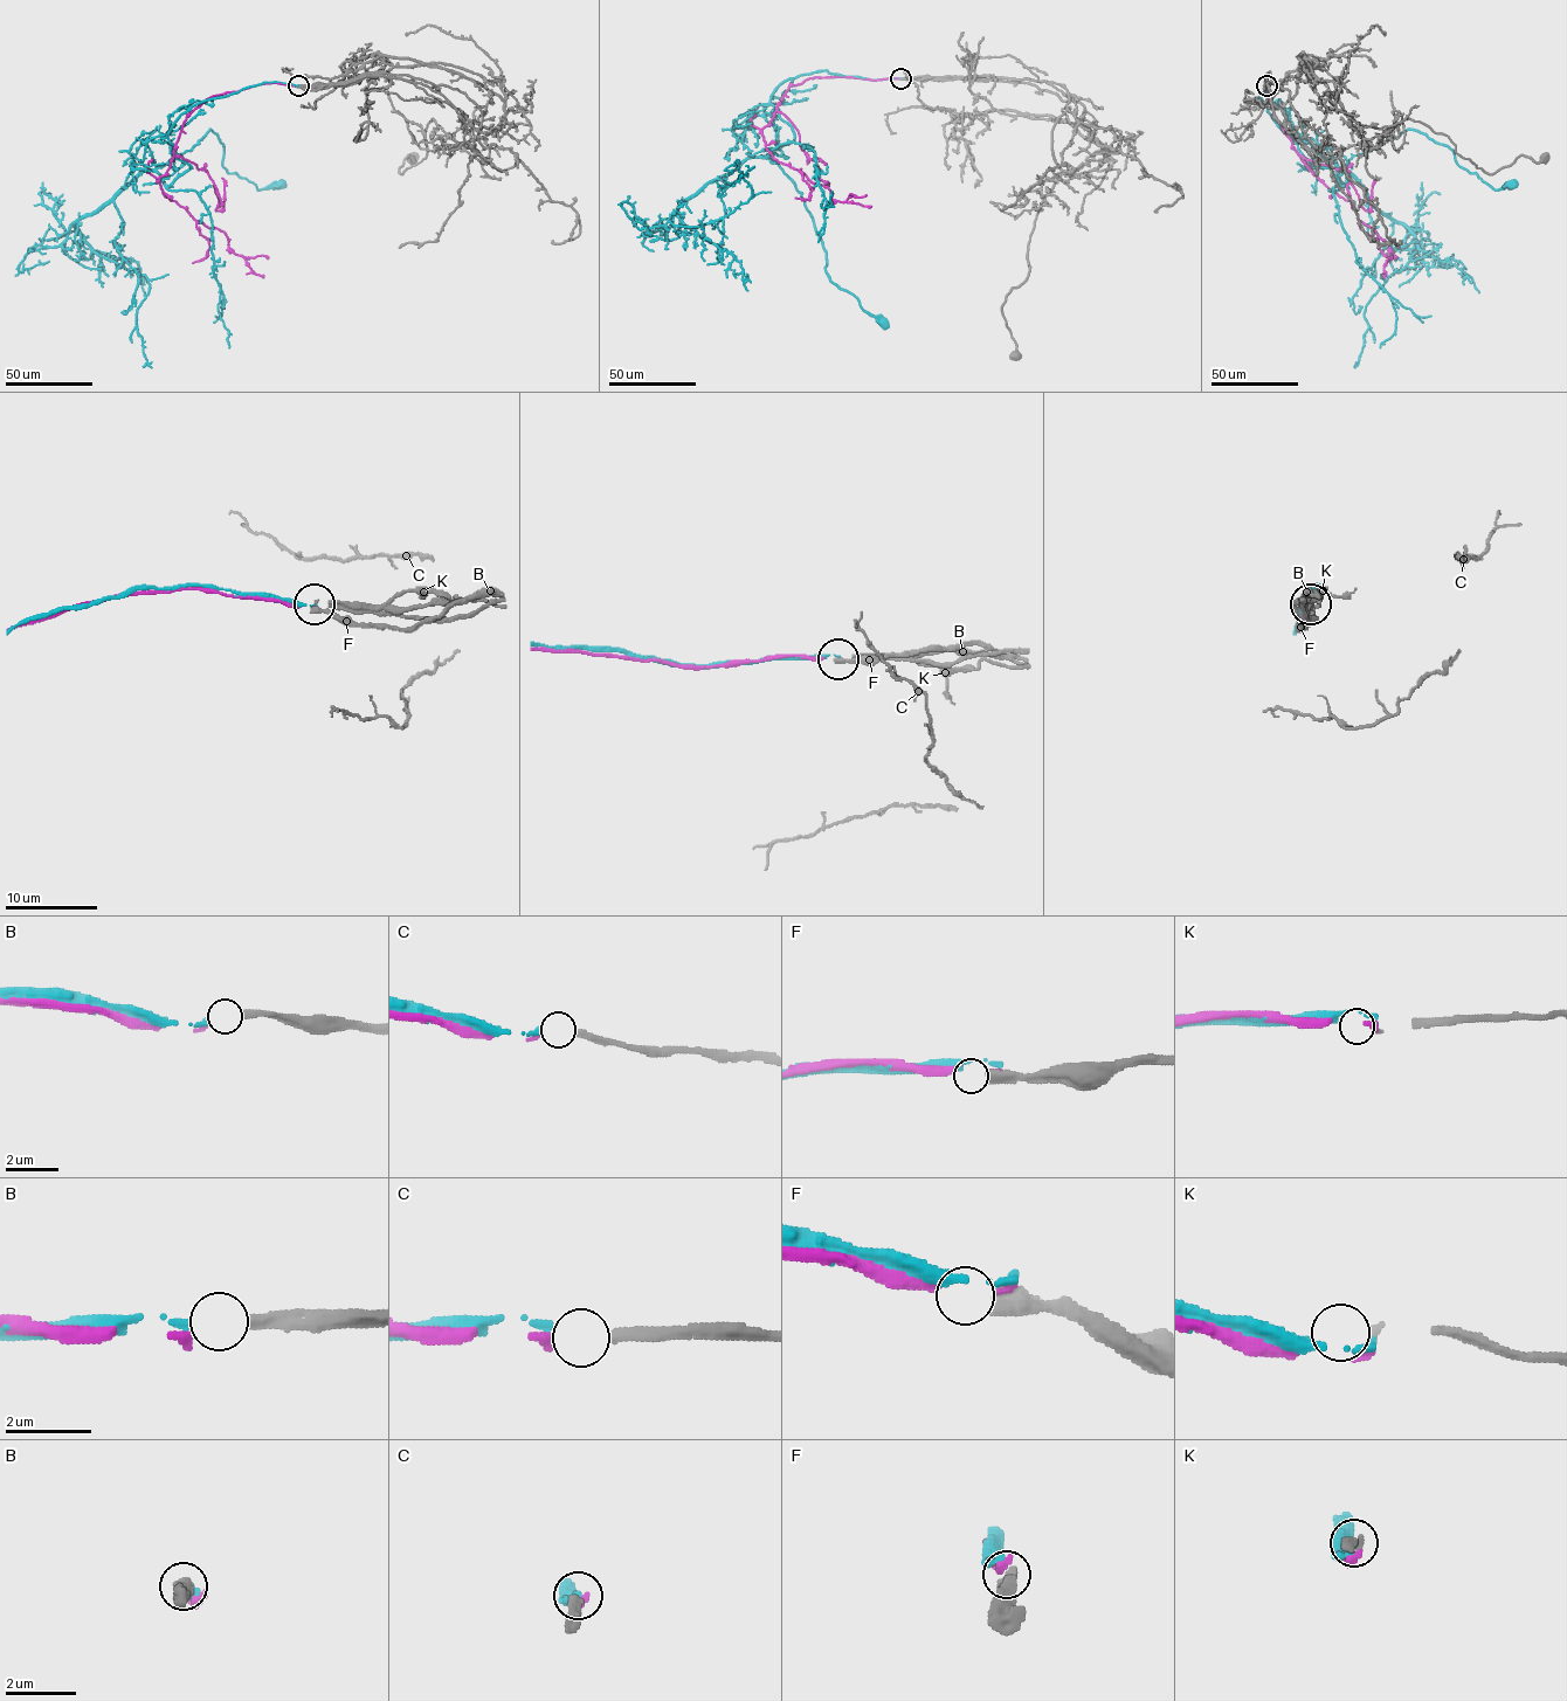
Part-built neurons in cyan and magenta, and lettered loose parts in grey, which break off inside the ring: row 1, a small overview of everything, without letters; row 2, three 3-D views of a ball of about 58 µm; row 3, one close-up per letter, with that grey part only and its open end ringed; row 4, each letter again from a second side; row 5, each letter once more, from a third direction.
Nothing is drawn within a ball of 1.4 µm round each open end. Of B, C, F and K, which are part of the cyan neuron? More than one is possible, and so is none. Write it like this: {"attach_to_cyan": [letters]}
{"attach_to_cyan": ["B"]}

